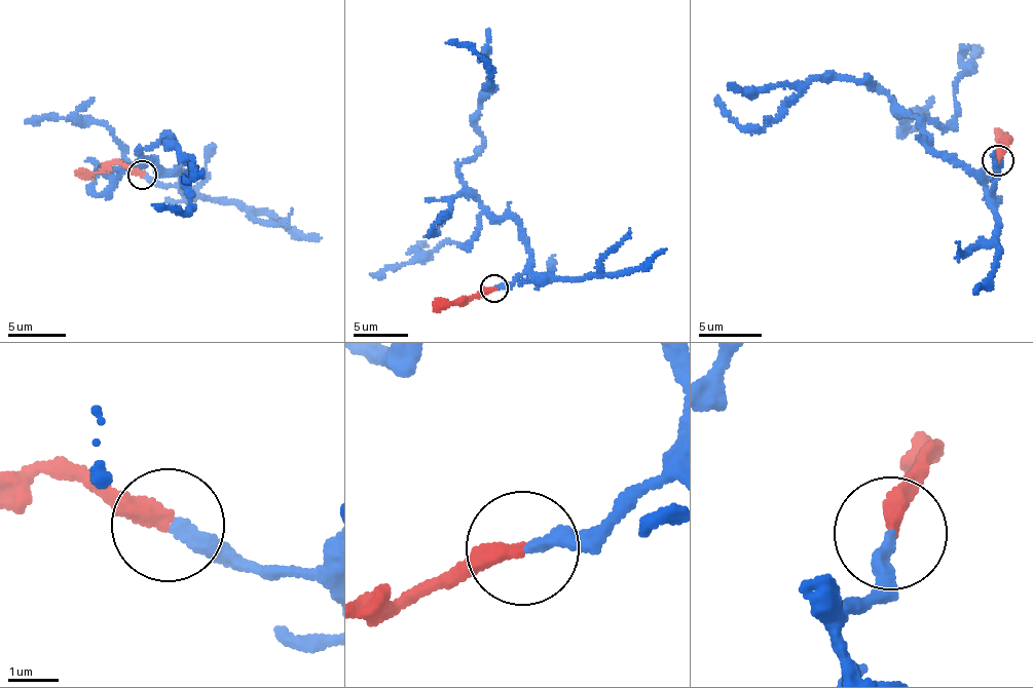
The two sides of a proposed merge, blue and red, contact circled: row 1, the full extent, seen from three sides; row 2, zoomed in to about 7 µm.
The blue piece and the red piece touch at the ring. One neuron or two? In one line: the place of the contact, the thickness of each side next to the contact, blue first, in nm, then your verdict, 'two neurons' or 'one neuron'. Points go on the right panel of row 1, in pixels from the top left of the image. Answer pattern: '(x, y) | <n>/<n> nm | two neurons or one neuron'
(998, 160) | 280/340 nm | one neuron

